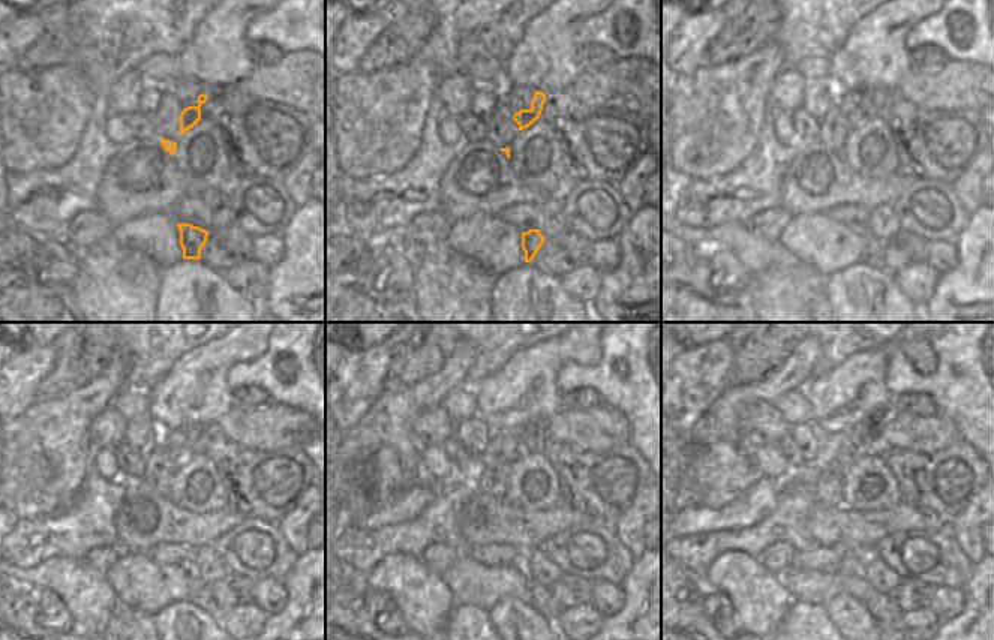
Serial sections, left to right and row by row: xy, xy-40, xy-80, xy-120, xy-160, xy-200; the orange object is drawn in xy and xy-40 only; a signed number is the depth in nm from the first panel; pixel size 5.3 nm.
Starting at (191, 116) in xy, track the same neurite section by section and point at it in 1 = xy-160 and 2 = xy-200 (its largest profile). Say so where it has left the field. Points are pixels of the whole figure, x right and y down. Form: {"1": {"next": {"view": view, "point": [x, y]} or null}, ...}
{"1": {"next": {"view": "xy-160", "point": [534, 436]}}, "2": {"next": {"view": "xy-200", "point": [867, 430]}}}

